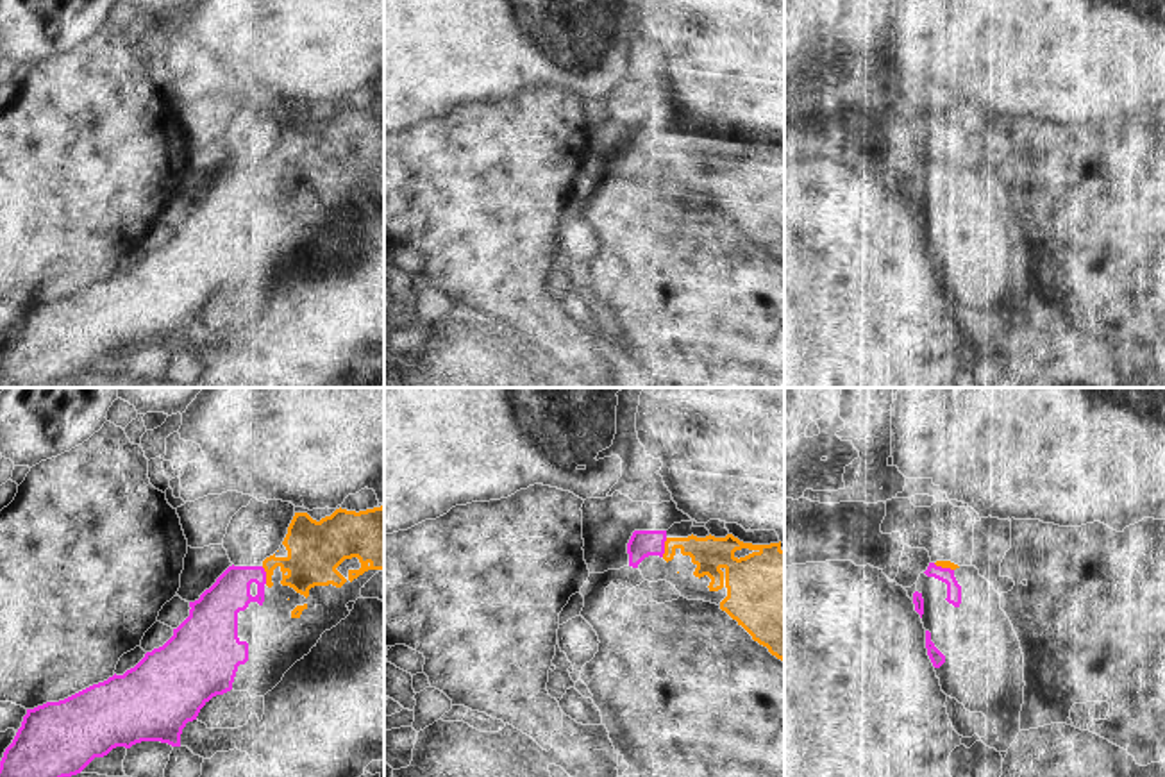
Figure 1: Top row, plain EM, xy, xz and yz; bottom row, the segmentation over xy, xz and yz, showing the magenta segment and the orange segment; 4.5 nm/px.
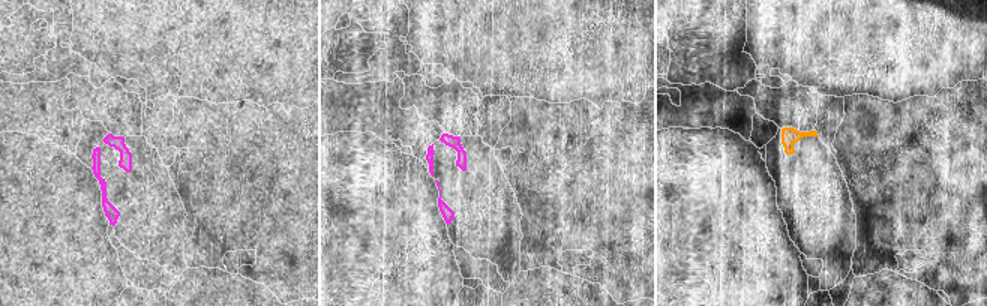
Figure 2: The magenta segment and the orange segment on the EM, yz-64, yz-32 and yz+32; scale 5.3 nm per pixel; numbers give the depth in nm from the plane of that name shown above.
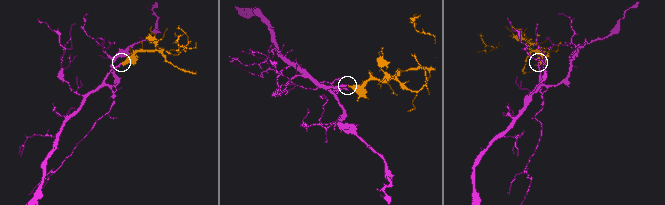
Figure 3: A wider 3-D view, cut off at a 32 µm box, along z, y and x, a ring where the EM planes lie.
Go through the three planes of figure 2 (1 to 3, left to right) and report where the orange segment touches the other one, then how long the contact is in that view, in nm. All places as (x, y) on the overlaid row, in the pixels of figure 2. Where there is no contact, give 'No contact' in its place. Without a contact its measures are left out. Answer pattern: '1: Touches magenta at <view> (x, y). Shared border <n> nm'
1: No contact
2: No contact
3: No contact

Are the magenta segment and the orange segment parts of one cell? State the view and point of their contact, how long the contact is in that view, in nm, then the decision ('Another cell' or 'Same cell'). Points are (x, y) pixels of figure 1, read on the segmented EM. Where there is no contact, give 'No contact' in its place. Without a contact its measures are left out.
Touches magenta at xz (663, 547). Shared border 90 nm. Same cell

